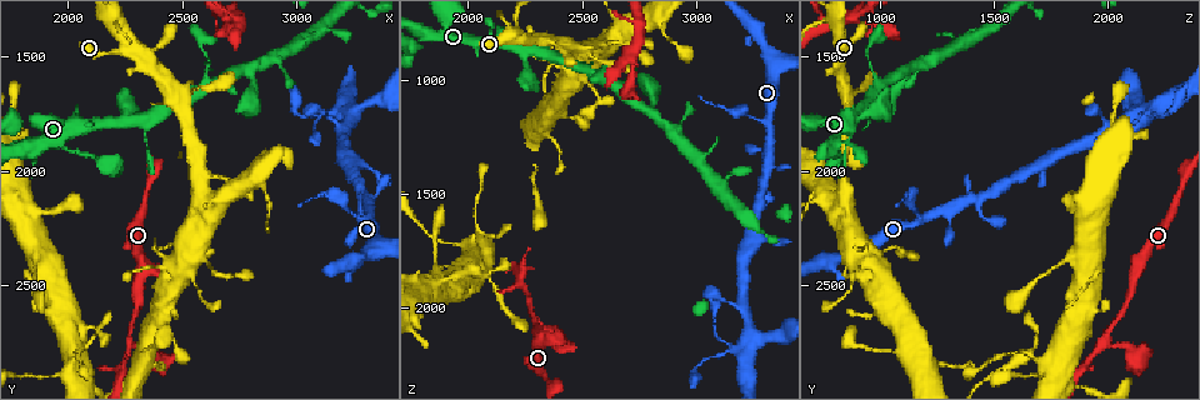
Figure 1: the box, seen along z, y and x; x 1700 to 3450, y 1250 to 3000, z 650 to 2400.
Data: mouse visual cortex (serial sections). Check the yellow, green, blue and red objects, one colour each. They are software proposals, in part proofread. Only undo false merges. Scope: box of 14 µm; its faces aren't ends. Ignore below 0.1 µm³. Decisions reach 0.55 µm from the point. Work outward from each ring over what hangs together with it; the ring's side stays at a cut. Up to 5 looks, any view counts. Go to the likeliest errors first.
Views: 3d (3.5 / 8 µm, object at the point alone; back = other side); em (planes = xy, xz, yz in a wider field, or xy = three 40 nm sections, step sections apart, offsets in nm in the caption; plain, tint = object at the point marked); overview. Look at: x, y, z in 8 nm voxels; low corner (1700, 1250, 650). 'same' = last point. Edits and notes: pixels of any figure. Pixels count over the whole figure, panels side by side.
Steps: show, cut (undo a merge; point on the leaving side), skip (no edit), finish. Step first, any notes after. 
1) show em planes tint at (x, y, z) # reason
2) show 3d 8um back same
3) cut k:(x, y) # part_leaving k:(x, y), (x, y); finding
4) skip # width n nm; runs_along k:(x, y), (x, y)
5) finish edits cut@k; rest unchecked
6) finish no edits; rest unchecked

show 3d 3.5um at (2270, 2730, 2000) # side arm on a straight run

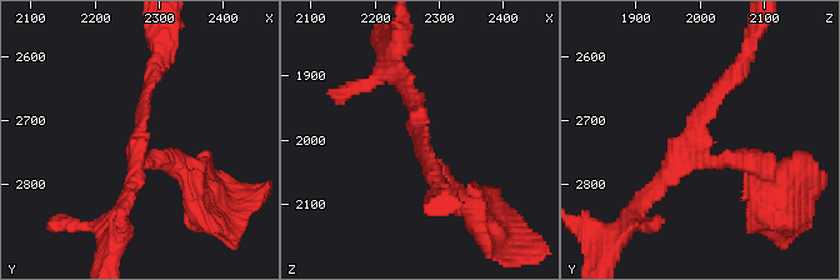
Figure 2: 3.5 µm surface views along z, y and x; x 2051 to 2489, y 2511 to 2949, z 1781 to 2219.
show em planes tint at (2270, 2720, 1990) # arms 3; arm_widths 200, 200, 200 nm

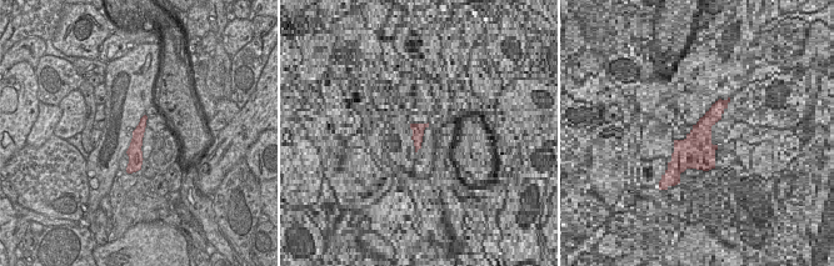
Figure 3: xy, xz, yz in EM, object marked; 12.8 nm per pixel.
skip # runs_along 2:(156, 66), (138, 158), (164, 158); continuous, no second cell

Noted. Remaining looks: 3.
show 3d 3.5um at (2510, 2370, 970)

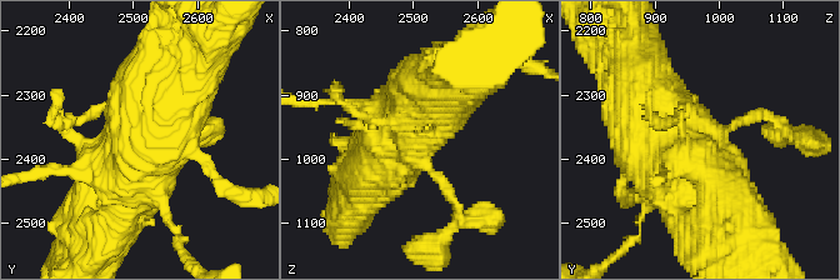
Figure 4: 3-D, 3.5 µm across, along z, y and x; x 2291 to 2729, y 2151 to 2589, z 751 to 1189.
show em xy step 5 plain at (2505, 2365, 965) # need the tissue

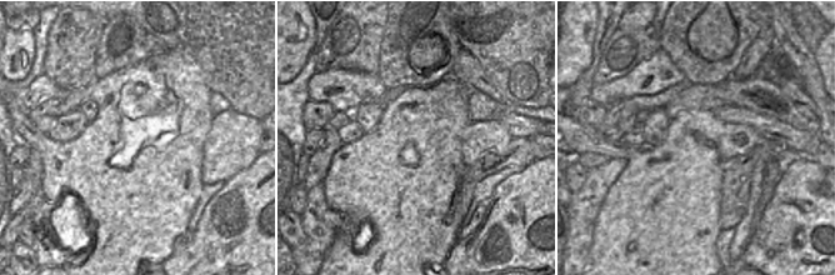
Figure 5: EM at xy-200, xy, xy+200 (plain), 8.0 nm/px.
show em xy step 5 tint same # where the object lies

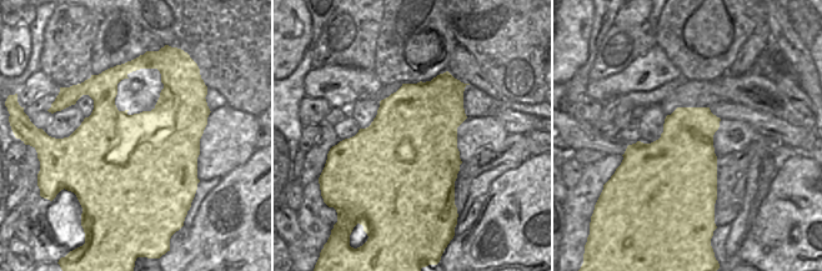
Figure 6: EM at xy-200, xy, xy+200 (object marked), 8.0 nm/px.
skip # runs_along 4:(638, 100), (646, 135), (718, 228); continuous, no second cell

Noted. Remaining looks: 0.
finish no edits; rest unchecked

